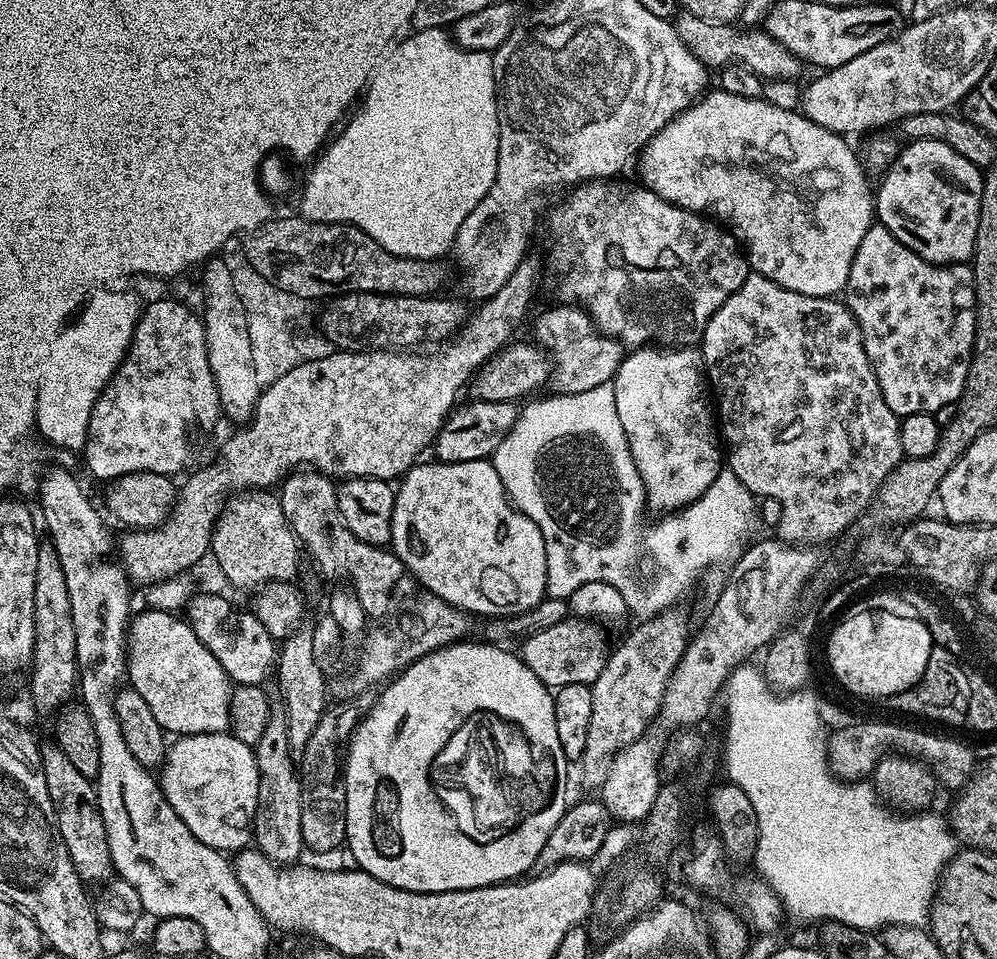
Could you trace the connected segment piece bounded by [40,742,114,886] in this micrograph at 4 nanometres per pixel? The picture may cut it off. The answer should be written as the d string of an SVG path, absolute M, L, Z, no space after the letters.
M55 742L40 744L40 764L44 767L58 830L62 834L62 842L66 842L66 850L70 854L70 862L74 862L74 870L85 885L103 885L113 879L114 869L110 858L110 842L106 838L106 822L102 822L95 783L88 776L79 773L74 762L66 758L64 751Z

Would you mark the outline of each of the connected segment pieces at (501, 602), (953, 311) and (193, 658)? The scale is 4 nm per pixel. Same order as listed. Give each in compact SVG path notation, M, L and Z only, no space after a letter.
M491 459L458 462L457 464L424 463L417 462L413 464L399 481L396 488L394 518L392 519L392 539L390 541L391 551L405 564L407 571L416 578L419 587L427 590L431 595L458 606L462 611L475 614L477 617L480 615L482 616L481 618L522 615L523 612L528 612L542 603L546 597L546 569L548 567L546 542L542 538L542 530L526 514L520 512L509 499L508 492L502 484L502 478L498 476L498 470L494 470Z
M876 222L873 223L870 230L866 230L866 238L862 238L861 244L858 245L858 254L854 254L854 262L850 266L850 274L842 293L842 300L852 311L862 330L866 358L870 358L872 369L878 378L878 386L882 390L882 398L886 398L886 406L890 406L890 410L894 410L896 416L903 418L910 414L922 414L923 412L935 414L942 406L956 404L959 401L968 381L972 347L976 337L976 283L968 264L931 264L926 262L926 258L914 254L914 250L910 250L910 246L898 242L898 238L894 238L894 234L890 234L890 230L886 230L883 224Z
M156 608L145 611L137 611L128 626L127 683L142 694L165 733L181 737L229 731L234 685L218 658L198 642L198 634L194 634L187 619Z

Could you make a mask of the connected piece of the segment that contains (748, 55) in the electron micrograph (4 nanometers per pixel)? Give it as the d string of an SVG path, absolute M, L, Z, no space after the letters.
M685 10L675 17L674 27L678 38L682 38L684 45L709 70L719 70L725 64L739 62L745 64L753 74L765 82L770 80L796 82L801 79L799 76L802 61L794 54L790 54L790 50L786 50L786 46L782 46L782 42L778 42L767 30L739 32L731 23L712 23Z

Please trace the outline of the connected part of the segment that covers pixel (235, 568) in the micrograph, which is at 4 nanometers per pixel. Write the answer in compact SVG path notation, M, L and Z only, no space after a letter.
M257 489L239 493L225 505L212 532L210 552L234 587L254 592L267 584L293 581L300 566L302 548L279 497L273 491Z

